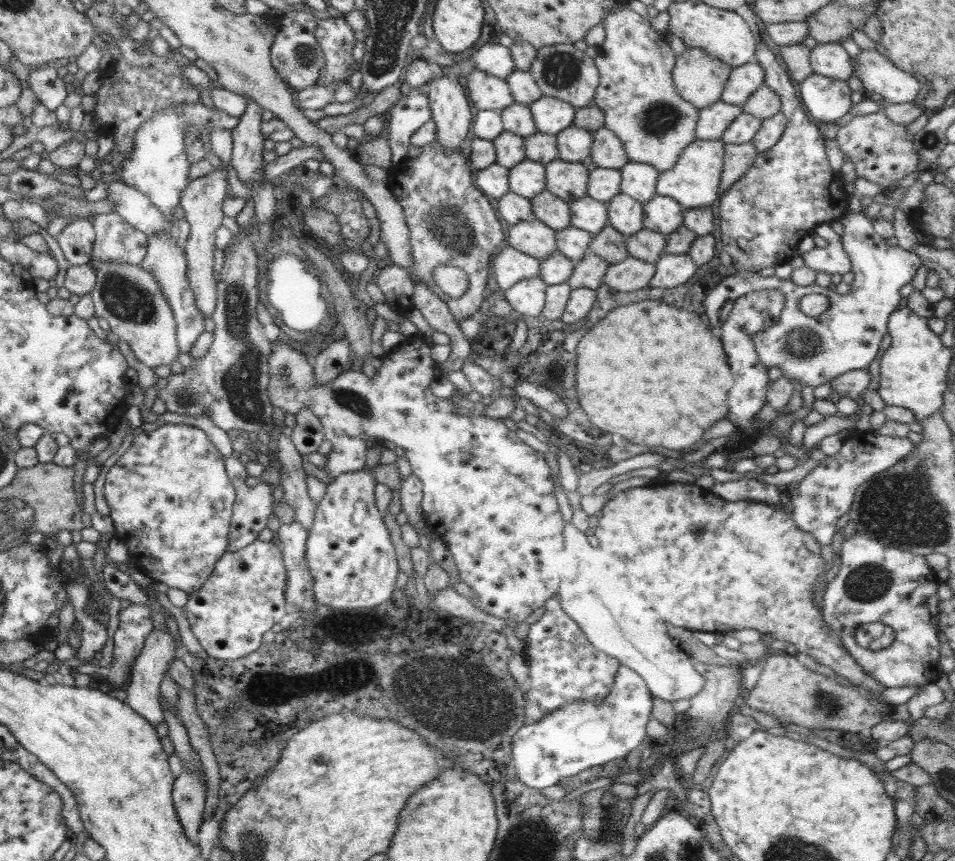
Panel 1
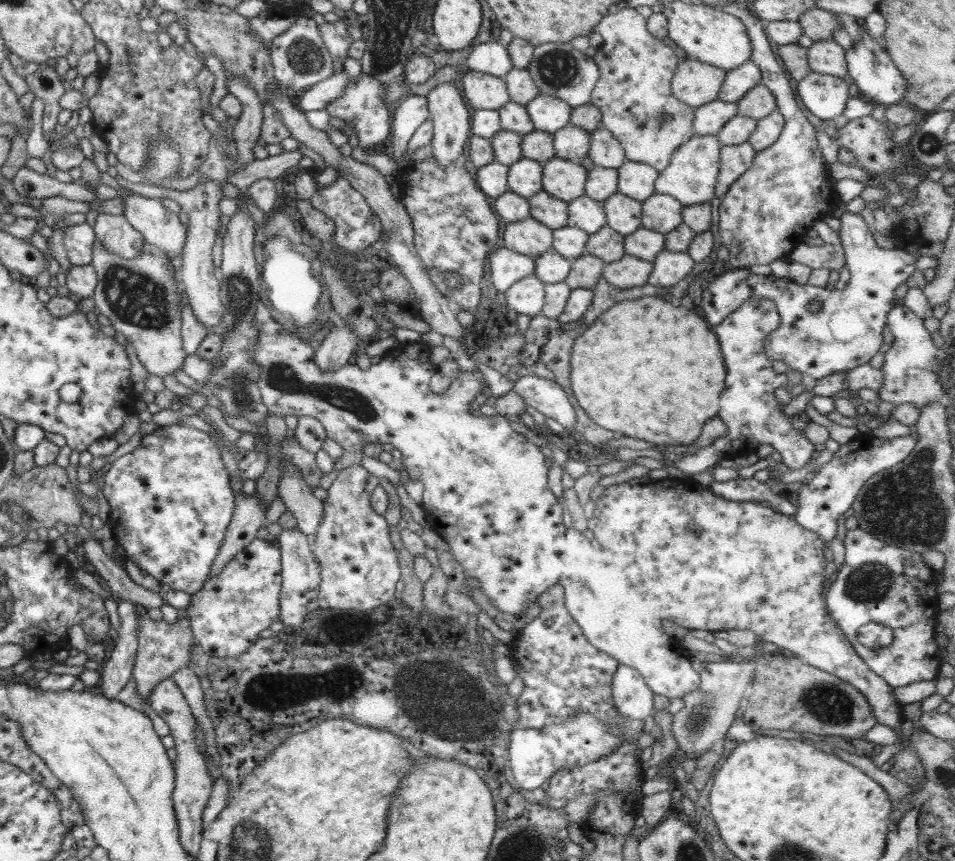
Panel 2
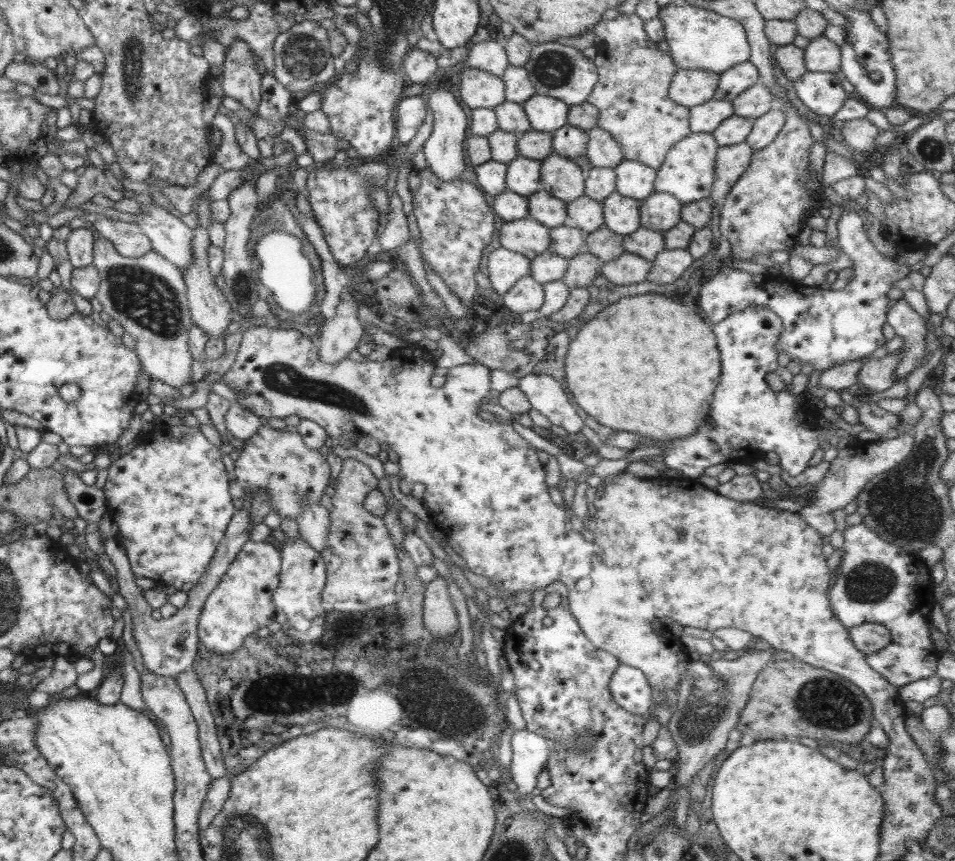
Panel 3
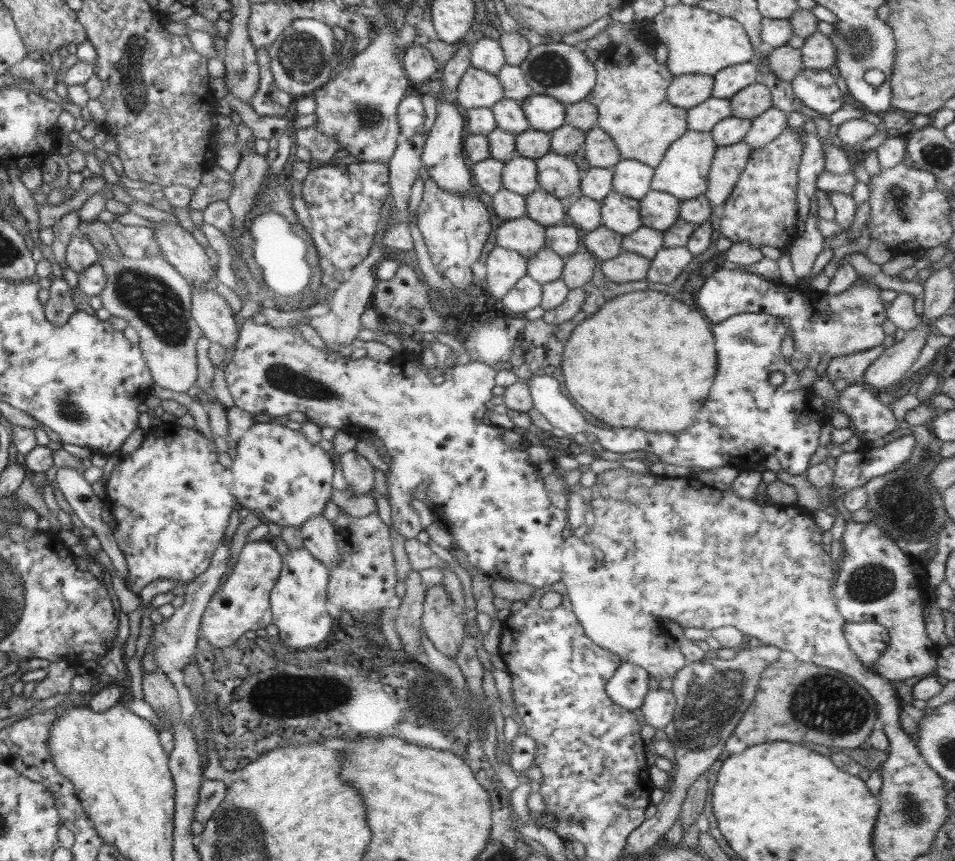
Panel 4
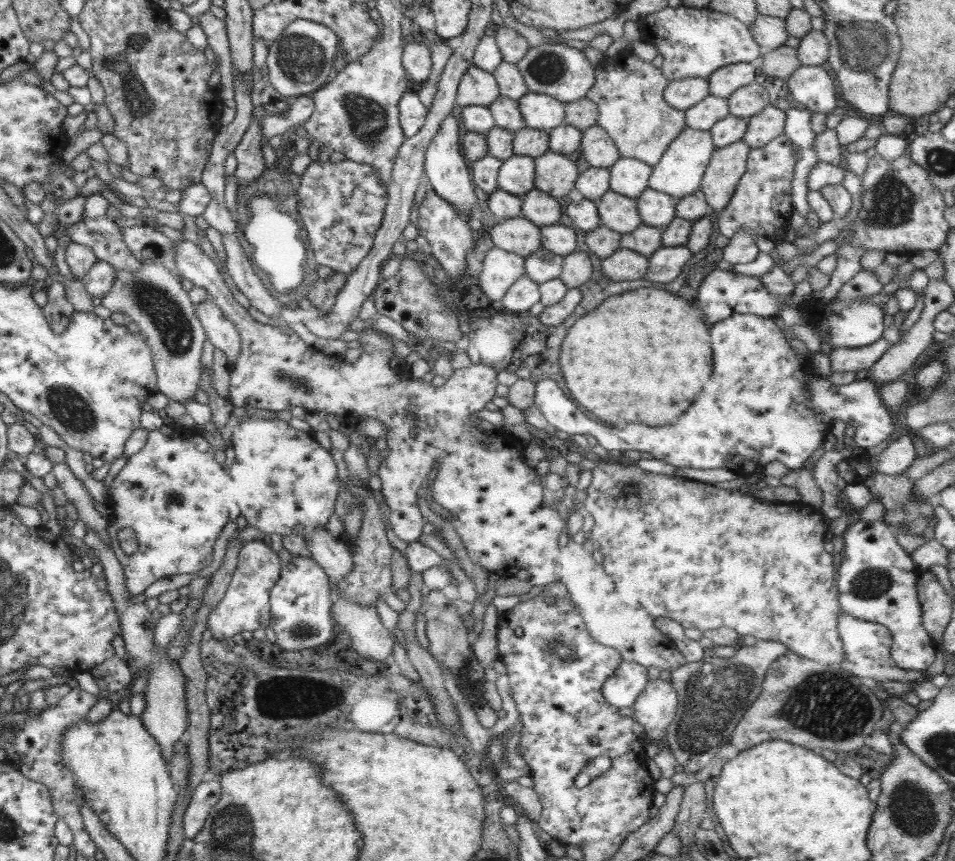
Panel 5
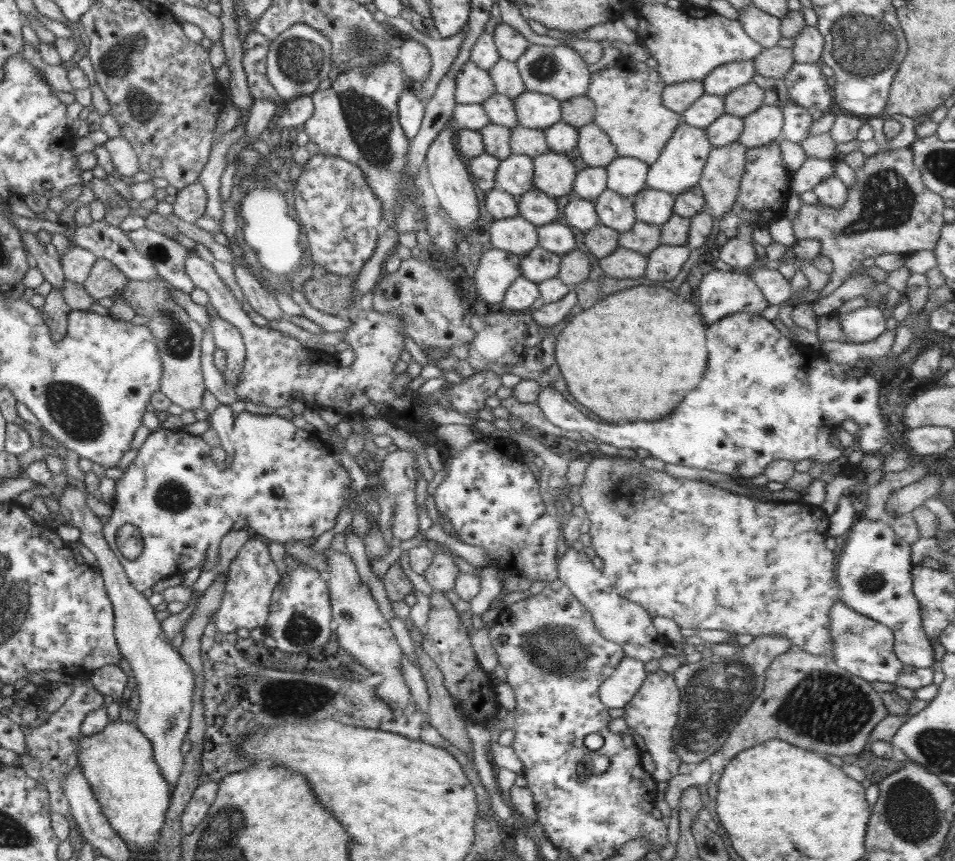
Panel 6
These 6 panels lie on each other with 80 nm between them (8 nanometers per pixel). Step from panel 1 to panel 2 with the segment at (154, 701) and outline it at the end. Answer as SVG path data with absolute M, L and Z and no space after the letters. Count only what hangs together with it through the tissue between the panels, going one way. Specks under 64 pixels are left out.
M140 603L134 605L139 616L139 629L137 630L137 657L133 667L132 678L135 679L138 695L150 705L150 700L152 700L150 696L154 692L154 686L158 685L158 682L172 677L176 670L188 667L195 636L193 635L191 620L188 615L182 619L178 617L174 623L168 623L165 620L157 623L150 619L148 615L149 608Z

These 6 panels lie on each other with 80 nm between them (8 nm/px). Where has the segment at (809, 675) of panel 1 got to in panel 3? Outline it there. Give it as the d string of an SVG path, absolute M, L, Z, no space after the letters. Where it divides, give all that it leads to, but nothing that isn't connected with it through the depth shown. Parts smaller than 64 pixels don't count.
M796 658L772 660L756 677L737 728L754 740L798 740L800 736L856 744L876 723L873 706L854 683Z

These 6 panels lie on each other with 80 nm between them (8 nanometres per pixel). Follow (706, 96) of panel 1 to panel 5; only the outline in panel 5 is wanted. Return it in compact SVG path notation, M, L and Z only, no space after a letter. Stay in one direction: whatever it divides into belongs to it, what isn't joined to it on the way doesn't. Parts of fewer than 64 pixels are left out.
M682 78L669 81L664 89L664 100L675 109L686 111L709 95L709 84L706 78Z

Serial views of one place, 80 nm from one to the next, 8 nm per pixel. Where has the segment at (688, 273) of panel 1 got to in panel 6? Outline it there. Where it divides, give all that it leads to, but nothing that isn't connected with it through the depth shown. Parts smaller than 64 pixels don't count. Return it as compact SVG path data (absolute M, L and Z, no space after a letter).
M660 244L647 258L645 276L660 284L664 280L674 280L678 276L684 262L690 258L690 250L686 246Z

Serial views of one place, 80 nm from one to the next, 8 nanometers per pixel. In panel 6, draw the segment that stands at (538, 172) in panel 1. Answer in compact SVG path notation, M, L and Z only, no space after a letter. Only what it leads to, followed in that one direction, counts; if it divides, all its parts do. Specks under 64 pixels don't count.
M511 153L500 161L495 172L495 181L503 192L520 196L534 188L533 176L533 158Z

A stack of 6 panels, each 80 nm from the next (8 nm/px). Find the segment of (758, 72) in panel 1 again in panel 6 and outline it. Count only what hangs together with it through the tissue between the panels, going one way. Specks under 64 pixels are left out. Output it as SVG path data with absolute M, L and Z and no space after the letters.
M732 61L710 71L701 81L706 94L723 97L743 84L750 83L755 75L750 61Z

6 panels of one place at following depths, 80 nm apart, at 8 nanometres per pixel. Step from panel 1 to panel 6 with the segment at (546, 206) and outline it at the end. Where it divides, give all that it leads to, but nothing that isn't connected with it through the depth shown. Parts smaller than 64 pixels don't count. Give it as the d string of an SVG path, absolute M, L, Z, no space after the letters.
M536 188L516 196L516 203L518 203L518 215L537 228L557 222L559 213L555 198L548 197Z

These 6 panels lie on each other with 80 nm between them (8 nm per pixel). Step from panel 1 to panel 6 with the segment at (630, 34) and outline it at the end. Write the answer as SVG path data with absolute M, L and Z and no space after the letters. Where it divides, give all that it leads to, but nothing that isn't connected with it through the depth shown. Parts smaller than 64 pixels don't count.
M622 56L614 67L591 74L591 81L585 95L594 101L596 107L593 123L609 136L618 156L632 157L648 165L658 160L666 141L672 136L678 123L682 123L682 115L668 110L662 104L661 94L665 86L655 68L650 68L645 62L633 61Z

